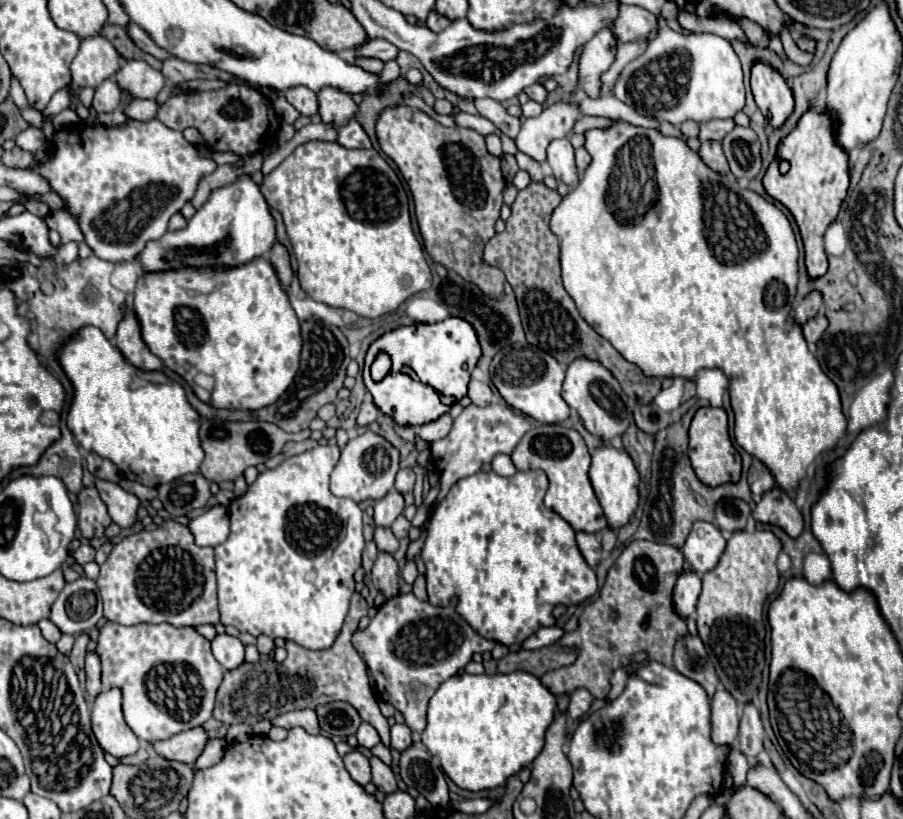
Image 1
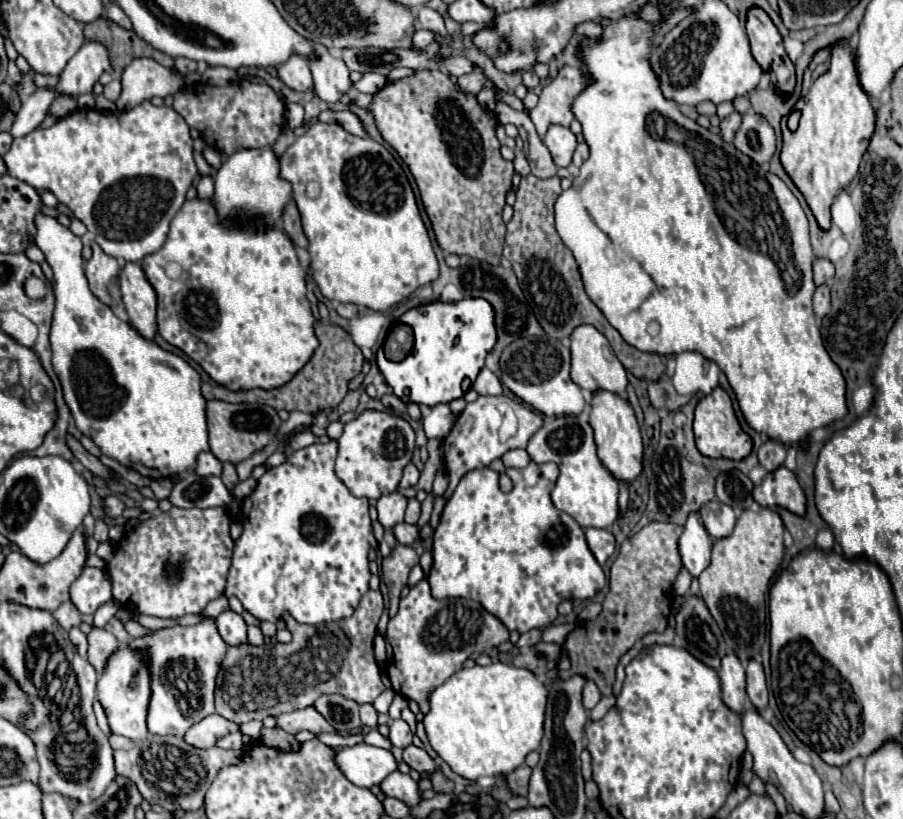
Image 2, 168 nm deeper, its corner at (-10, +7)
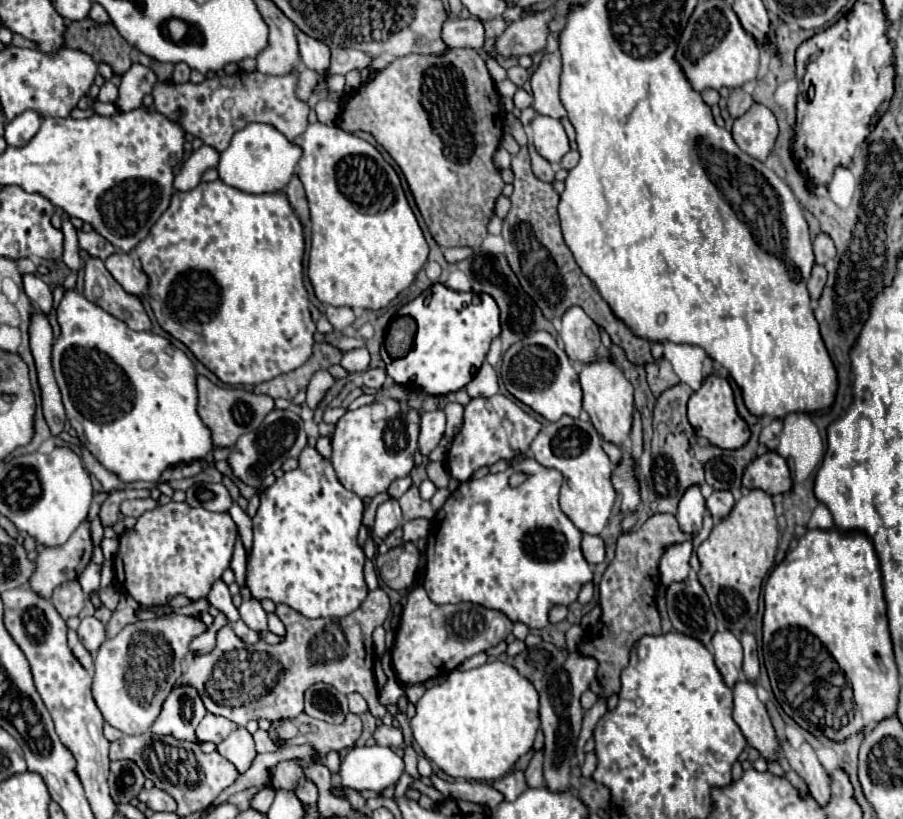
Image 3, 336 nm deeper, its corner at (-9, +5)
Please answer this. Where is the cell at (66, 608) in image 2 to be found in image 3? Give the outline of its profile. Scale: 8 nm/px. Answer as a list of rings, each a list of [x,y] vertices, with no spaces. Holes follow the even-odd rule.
[[[74,579],[72,583],[62,583],[52,593],[52,603],[64,619],[78,615],[80,609],[84,607],[84,601],[86,601],[86,595],[84,595],[78,579]]]

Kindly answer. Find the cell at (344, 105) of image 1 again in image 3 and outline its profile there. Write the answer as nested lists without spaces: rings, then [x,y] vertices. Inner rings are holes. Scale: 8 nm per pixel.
[[[302,31],[296,33],[298,37],[298,49],[300,49],[300,61],[318,73],[326,71],[330,65],[330,49],[328,45],[320,43],[318,39],[312,39],[310,35],[304,35]]]

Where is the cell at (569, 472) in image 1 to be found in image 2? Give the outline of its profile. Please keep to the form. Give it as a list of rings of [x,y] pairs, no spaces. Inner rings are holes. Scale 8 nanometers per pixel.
[[[559,417],[551,423],[545,423],[531,439],[527,445],[527,453],[535,463],[547,463],[553,461],[559,465],[559,479],[555,483],[555,489],[551,491],[551,499],[555,503],[557,509],[565,511],[567,515],[571,515],[581,527],[601,527],[607,529],[609,525],[615,523],[617,519],[617,497],[619,497],[619,483],[611,477],[611,473],[601,465],[597,451],[595,451],[595,441],[593,441],[593,429],[589,425],[589,421],[585,417],[579,417],[579,423],[575,423],[577,419],[571,417]]]

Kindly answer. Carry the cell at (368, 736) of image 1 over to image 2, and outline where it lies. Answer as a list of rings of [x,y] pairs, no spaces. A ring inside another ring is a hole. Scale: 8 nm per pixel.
[[[361,705],[361,723],[369,729],[377,729],[377,711],[373,705]]]

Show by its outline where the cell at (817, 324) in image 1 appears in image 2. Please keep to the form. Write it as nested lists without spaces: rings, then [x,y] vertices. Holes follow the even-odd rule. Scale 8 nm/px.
[[[821,285],[821,287],[815,289],[813,307],[815,307],[815,317],[817,319],[823,319],[829,313],[829,309],[831,309],[831,295],[829,295],[829,287],[827,285]]]

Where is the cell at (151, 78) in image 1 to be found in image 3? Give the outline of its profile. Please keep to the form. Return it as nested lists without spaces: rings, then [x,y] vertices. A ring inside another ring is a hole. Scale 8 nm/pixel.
[[[134,63],[124,75],[122,83],[118,87],[118,109],[120,111],[132,111],[138,109],[142,103],[142,97],[152,93],[152,87],[158,83],[154,71],[150,67],[144,67],[140,63]]]

